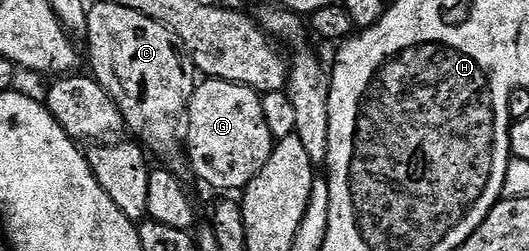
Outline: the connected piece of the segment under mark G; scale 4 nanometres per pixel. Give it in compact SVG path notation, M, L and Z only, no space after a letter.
M202 78L187 112L187 155L193 171L209 187L221 193L241 193L267 165L275 140L263 117L261 95L231 81Z

